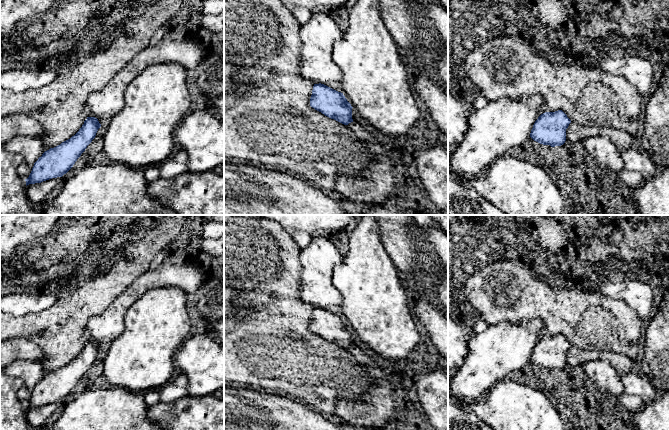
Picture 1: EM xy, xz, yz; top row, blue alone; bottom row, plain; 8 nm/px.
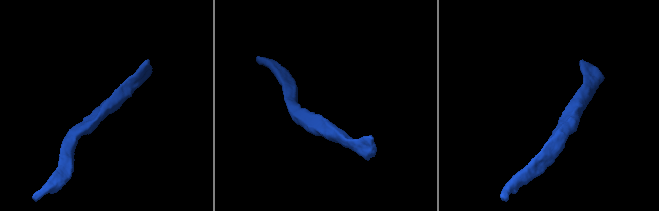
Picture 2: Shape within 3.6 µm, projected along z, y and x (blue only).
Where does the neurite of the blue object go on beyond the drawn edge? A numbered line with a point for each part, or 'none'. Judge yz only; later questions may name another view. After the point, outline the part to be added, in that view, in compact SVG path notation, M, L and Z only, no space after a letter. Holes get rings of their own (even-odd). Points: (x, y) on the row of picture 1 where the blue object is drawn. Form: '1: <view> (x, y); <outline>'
none

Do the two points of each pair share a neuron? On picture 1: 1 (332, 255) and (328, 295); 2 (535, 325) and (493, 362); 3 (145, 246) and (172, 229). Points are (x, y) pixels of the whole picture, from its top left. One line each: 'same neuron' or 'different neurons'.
1: same neuron
2: same neuron
3: same neuron

